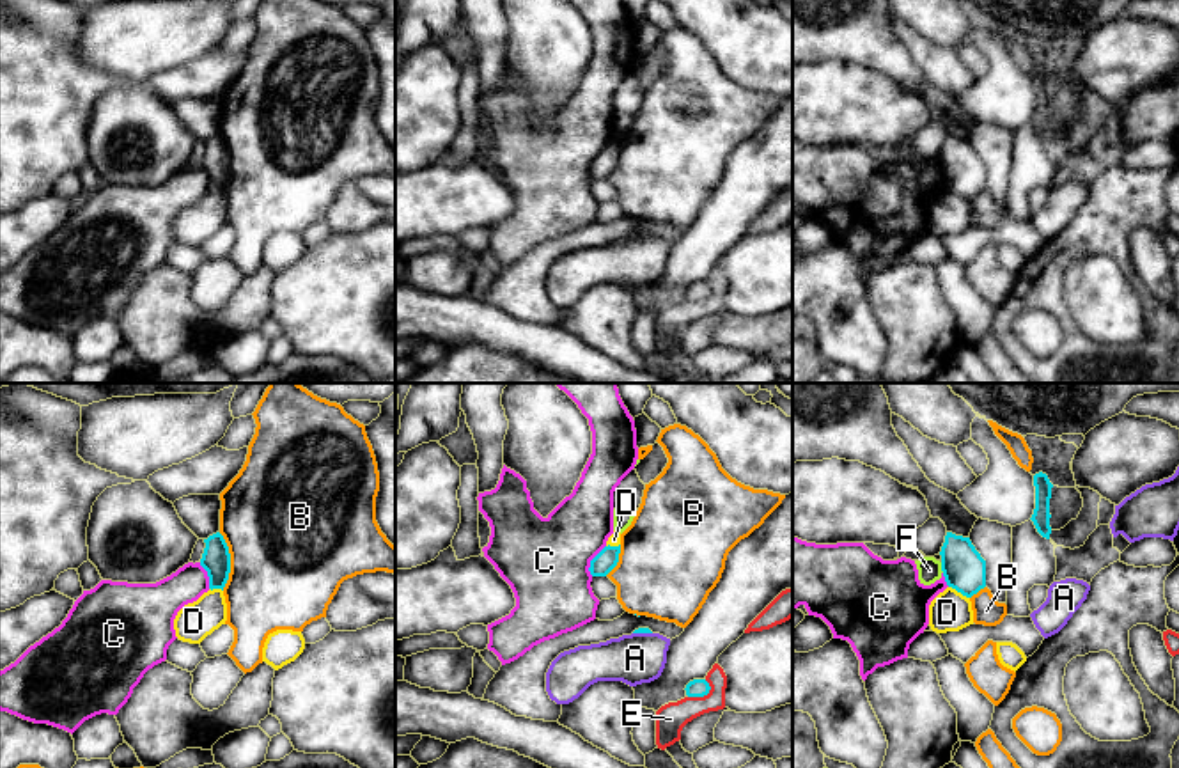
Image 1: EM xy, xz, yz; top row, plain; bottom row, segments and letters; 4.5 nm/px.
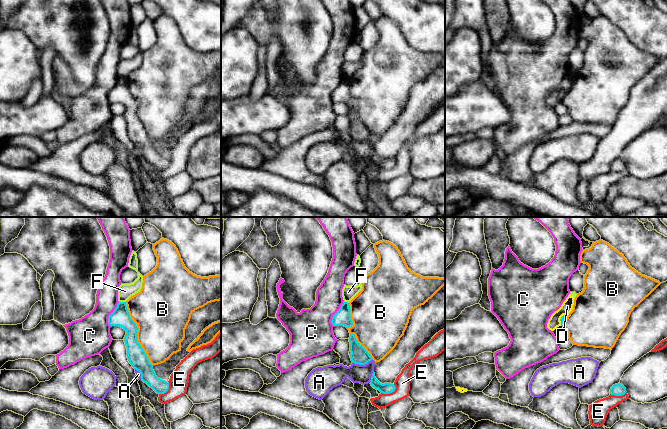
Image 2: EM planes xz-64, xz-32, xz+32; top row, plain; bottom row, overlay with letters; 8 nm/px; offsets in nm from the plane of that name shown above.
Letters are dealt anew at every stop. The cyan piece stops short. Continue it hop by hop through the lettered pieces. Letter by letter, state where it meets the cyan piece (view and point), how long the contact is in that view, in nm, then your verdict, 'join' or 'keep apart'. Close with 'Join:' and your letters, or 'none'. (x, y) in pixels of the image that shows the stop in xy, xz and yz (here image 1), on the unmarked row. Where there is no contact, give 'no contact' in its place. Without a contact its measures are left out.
A: xz (642, 235) | 90 nm | keep apart
B: xy (229, 164) | 260 nm | keep apart
C: xz (591, 164) | 160 nm | keep apart
D: yz (960, 194) | 110 nm | keep apart
E: xz (702, 298) | 120 nm | keep apart
F: yz (942, 171) | 50 nm | keep apart
Join: none

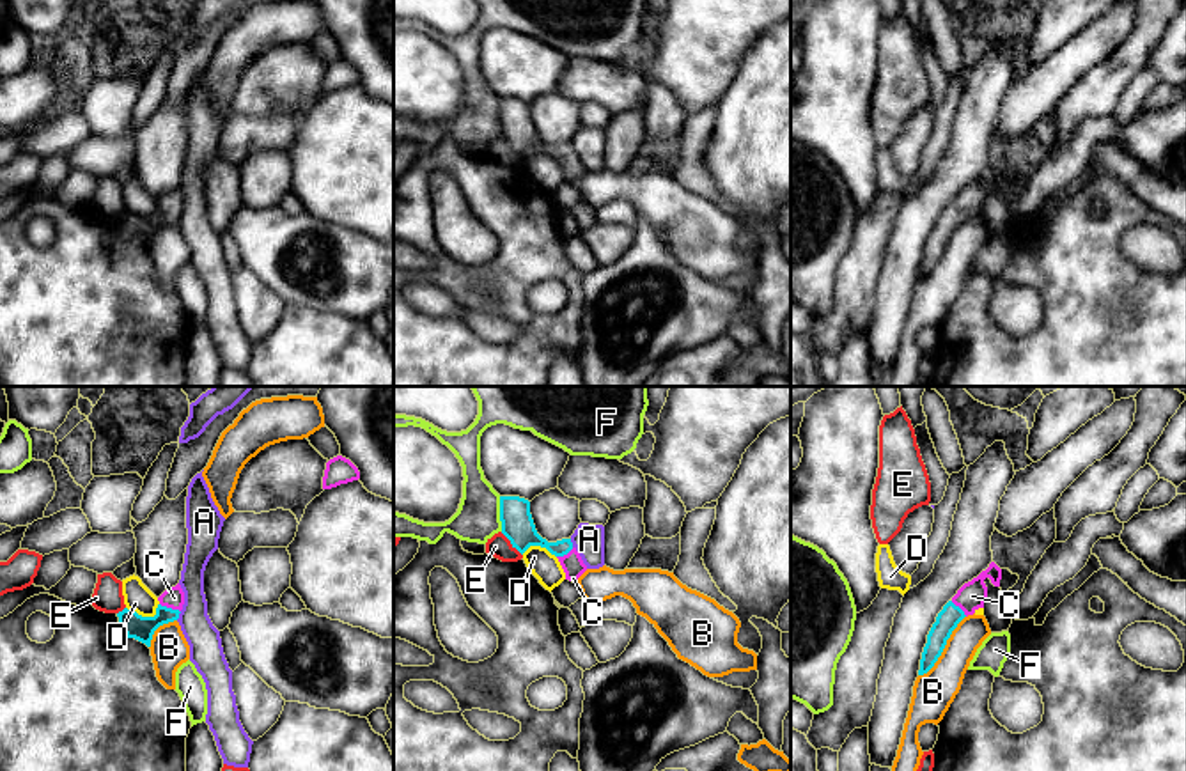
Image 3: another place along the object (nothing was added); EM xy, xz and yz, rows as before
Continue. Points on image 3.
A: xy (178, 218) | 50 nm | keep apart
B: yz (944, 250) | 360 nm | keep apart
C: xy (171, 211) | 100 nm | join
D: xy (146, 220) | 150 nm | keep apart
E: xz (511, 146) | 150 nm | keep apart
F: xz (500, 117) | 160 nm | keep apart
Join: C

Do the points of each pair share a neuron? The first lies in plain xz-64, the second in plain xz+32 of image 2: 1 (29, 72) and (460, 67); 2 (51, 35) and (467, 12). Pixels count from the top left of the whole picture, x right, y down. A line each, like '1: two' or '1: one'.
1: one
2: two

